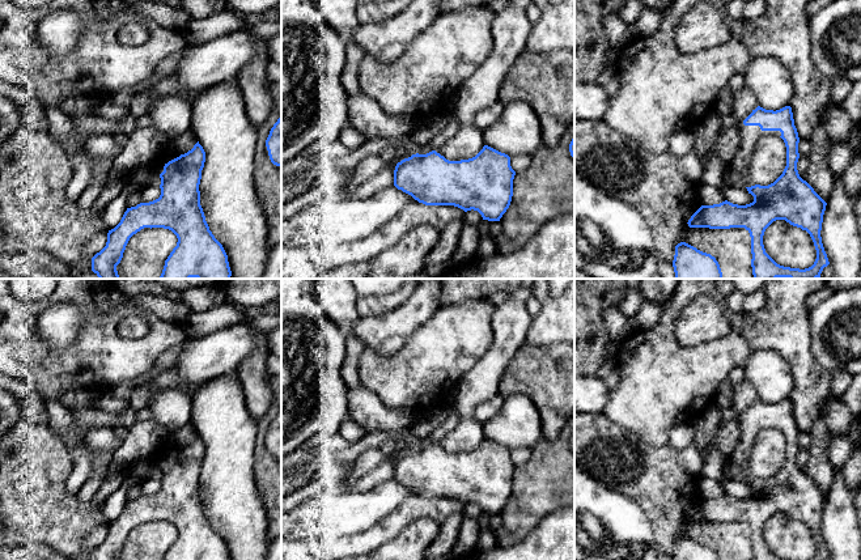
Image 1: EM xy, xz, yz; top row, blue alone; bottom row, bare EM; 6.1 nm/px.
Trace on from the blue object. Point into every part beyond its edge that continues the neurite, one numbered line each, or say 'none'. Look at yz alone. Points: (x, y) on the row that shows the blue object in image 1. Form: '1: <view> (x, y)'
1: yz (750, 135)

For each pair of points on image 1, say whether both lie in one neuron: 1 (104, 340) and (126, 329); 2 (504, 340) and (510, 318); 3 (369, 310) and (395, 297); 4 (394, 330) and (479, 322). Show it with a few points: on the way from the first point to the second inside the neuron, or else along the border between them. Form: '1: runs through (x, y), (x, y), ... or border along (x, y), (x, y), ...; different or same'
1: border along (148, 325), (140, 338), (122, 338), (117, 332); different
2: runs through (509, 335), (510, 323); same
3: runs through (376, 305), (389, 302); same
4: border along (441, 308), (398, 351); different

